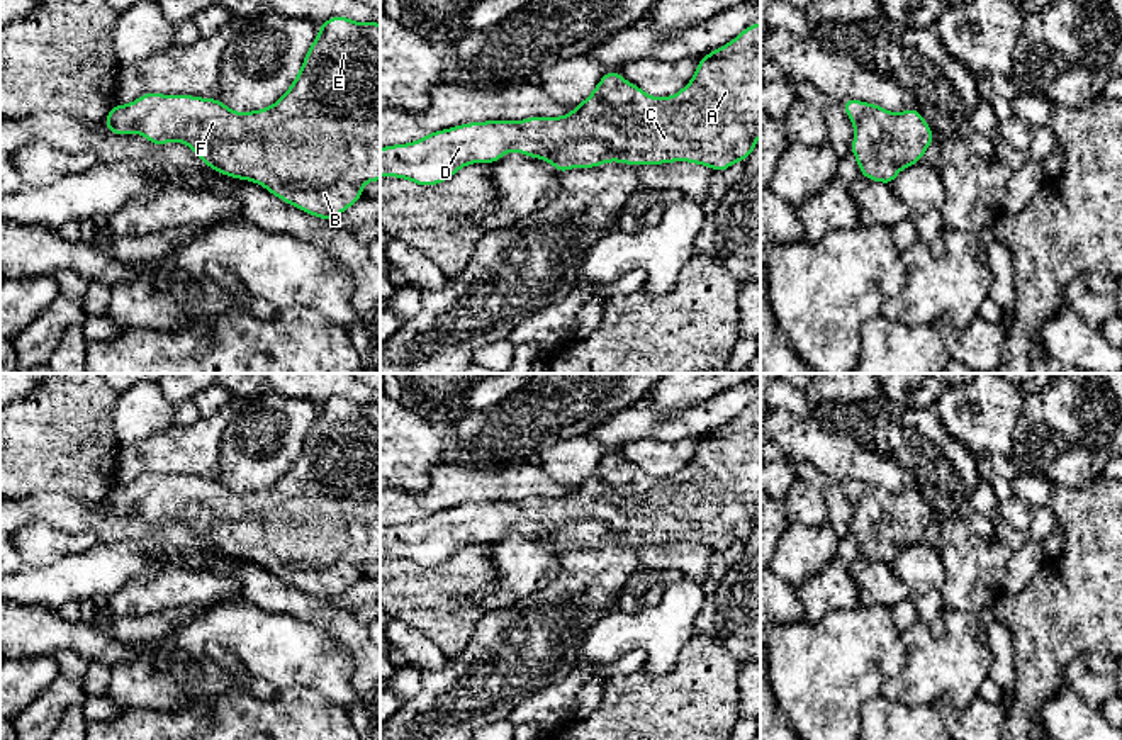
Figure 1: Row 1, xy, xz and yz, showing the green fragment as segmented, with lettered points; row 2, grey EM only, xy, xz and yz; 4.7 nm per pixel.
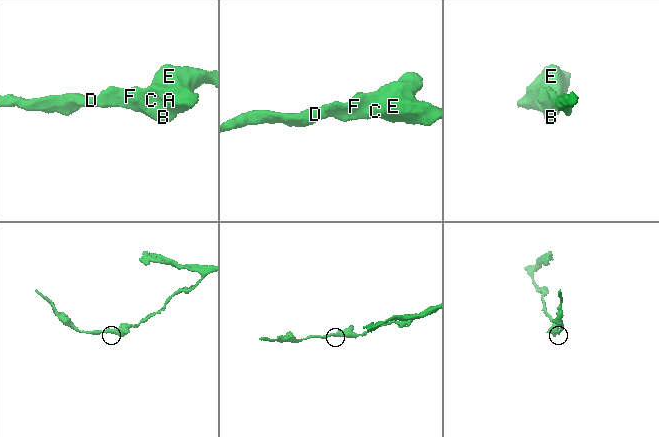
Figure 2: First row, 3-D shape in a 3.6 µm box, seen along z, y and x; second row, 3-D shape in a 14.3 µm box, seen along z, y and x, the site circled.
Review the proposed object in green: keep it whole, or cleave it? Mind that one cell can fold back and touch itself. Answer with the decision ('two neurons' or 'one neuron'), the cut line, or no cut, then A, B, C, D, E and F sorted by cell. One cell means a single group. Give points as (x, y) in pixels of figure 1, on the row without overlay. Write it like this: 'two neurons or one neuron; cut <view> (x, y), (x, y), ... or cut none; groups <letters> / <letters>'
one neuron; cut none; groups A B C D E F

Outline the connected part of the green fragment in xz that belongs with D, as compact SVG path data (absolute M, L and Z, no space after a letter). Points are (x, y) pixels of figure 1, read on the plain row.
M755 402L723 428L701 436L691 462L672 477L650 477L618 451L606 451L592 474L562 497L460 504L435 511L419 521L380 528L380 557L431 567L467 545L494 545L508 531L548 541L558 553L609 541L635 547L689 541L723 553L735 541L747 541L759 518L760 402Z

